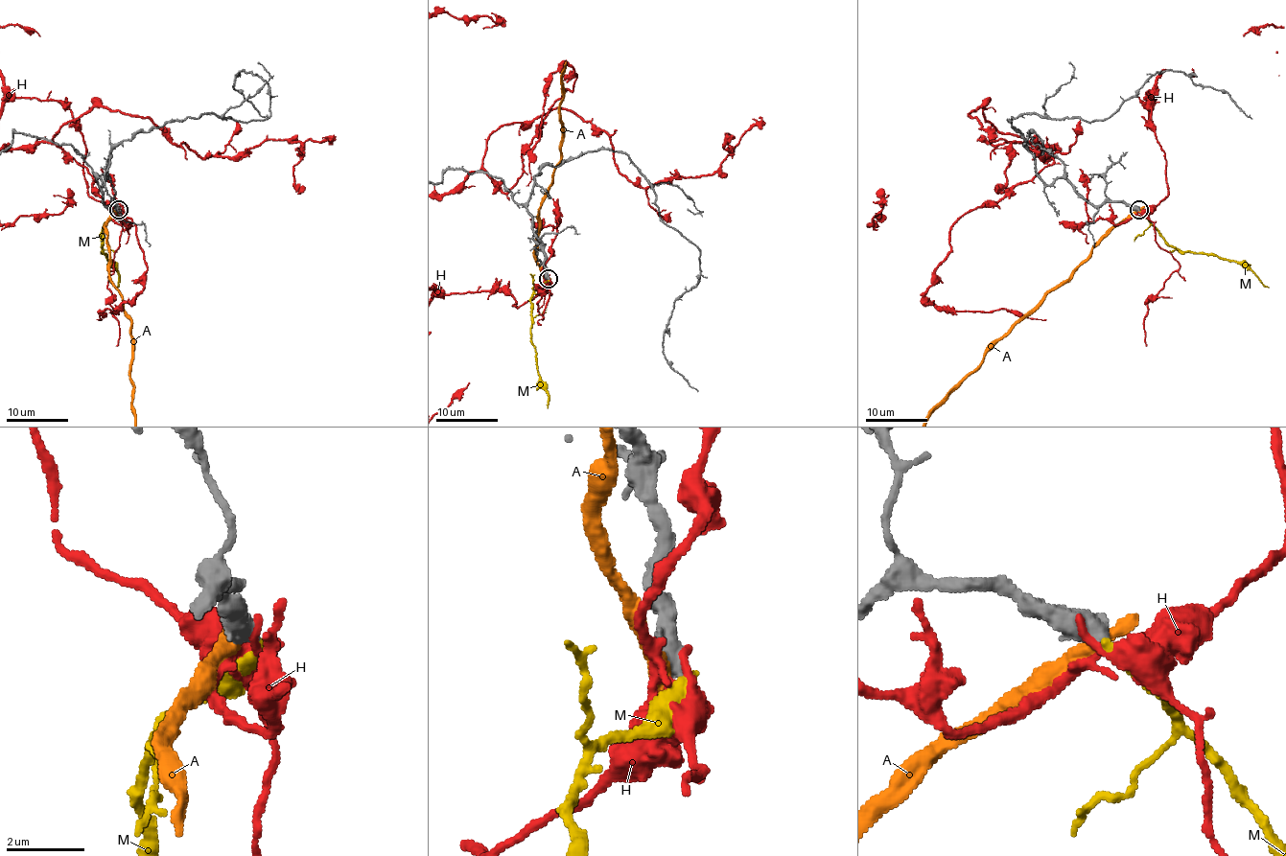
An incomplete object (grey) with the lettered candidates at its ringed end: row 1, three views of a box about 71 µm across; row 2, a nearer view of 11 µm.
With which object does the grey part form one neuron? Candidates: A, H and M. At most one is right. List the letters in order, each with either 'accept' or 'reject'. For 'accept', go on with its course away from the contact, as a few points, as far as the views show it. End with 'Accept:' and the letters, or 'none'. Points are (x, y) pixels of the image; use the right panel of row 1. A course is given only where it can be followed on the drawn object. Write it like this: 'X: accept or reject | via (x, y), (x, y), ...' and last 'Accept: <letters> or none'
A: reject
H: reject
M: reject
Accept: none

